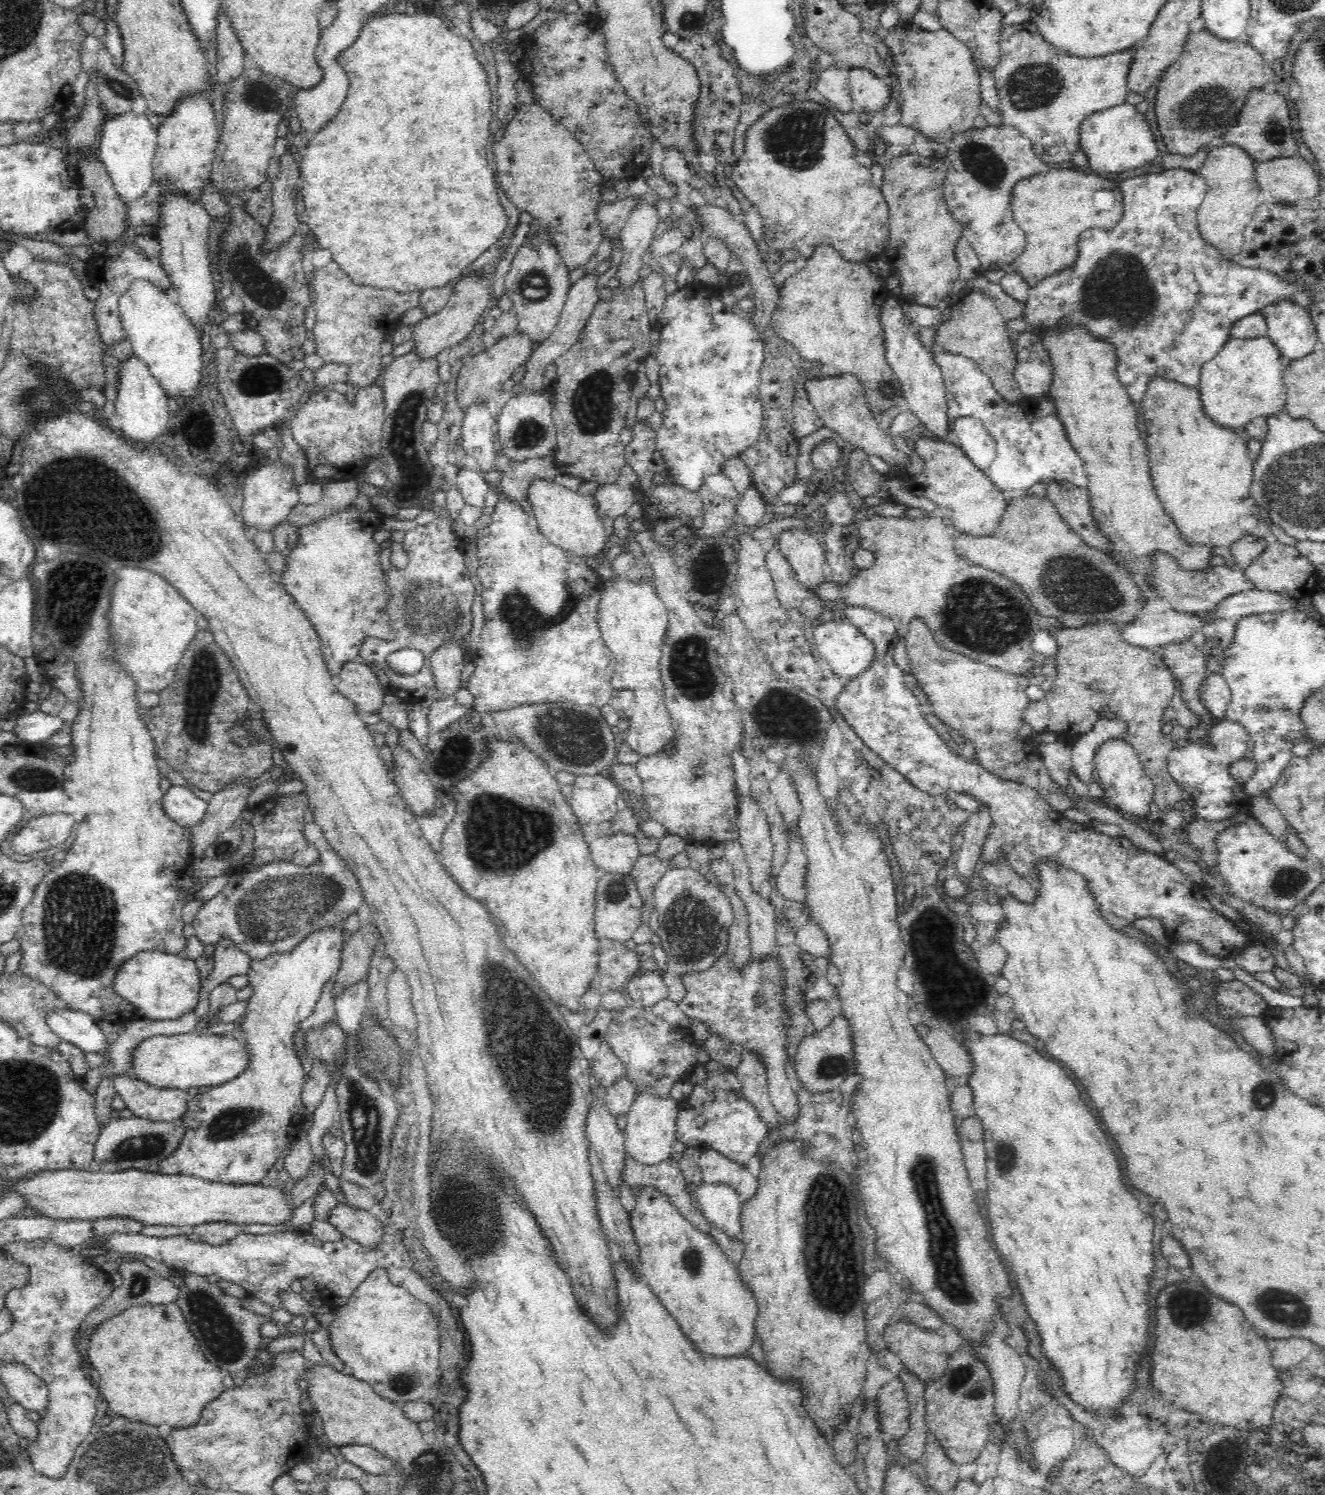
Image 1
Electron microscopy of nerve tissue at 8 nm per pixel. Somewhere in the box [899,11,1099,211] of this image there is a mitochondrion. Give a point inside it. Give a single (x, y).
(1029, 87)

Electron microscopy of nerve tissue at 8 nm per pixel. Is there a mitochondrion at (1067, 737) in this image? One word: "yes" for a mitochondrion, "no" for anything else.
no

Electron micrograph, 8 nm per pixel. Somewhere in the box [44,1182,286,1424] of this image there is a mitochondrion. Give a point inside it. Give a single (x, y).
(222, 1338)

